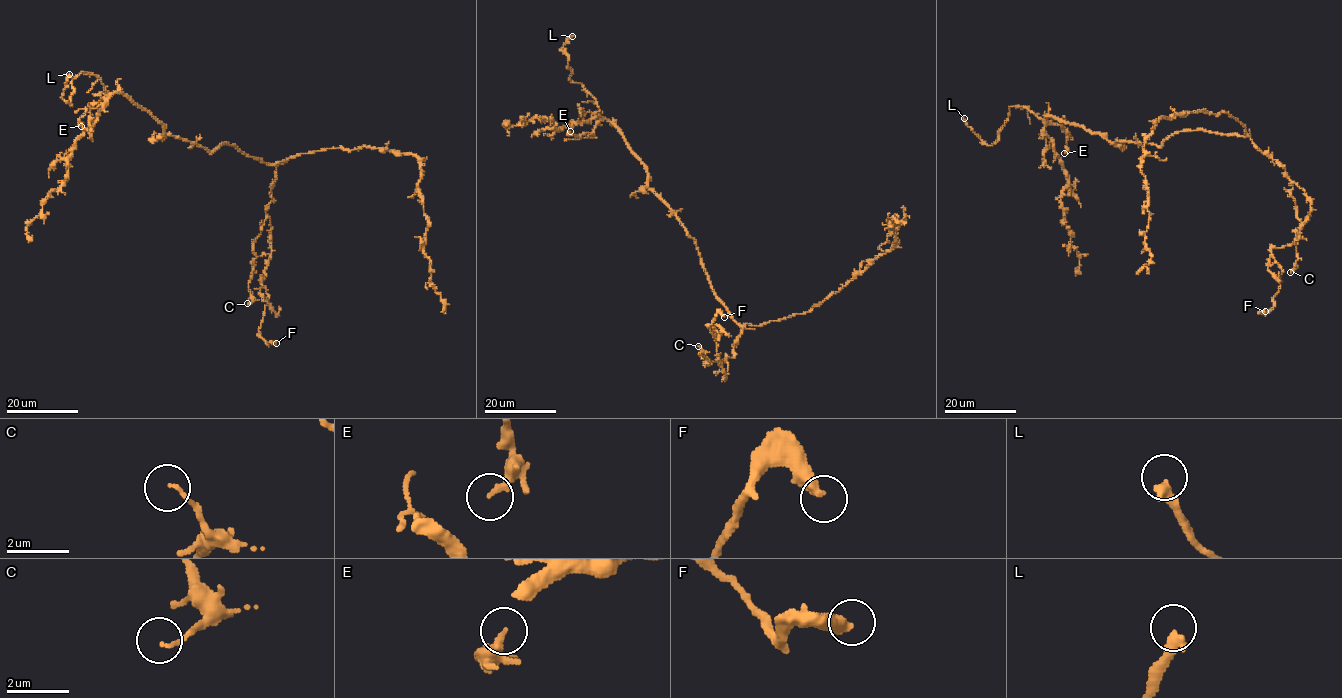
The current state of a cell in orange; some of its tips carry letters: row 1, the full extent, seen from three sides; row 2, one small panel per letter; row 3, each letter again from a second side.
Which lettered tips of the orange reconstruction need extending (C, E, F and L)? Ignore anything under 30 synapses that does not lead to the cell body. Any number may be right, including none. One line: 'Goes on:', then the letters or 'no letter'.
Goes on: L

